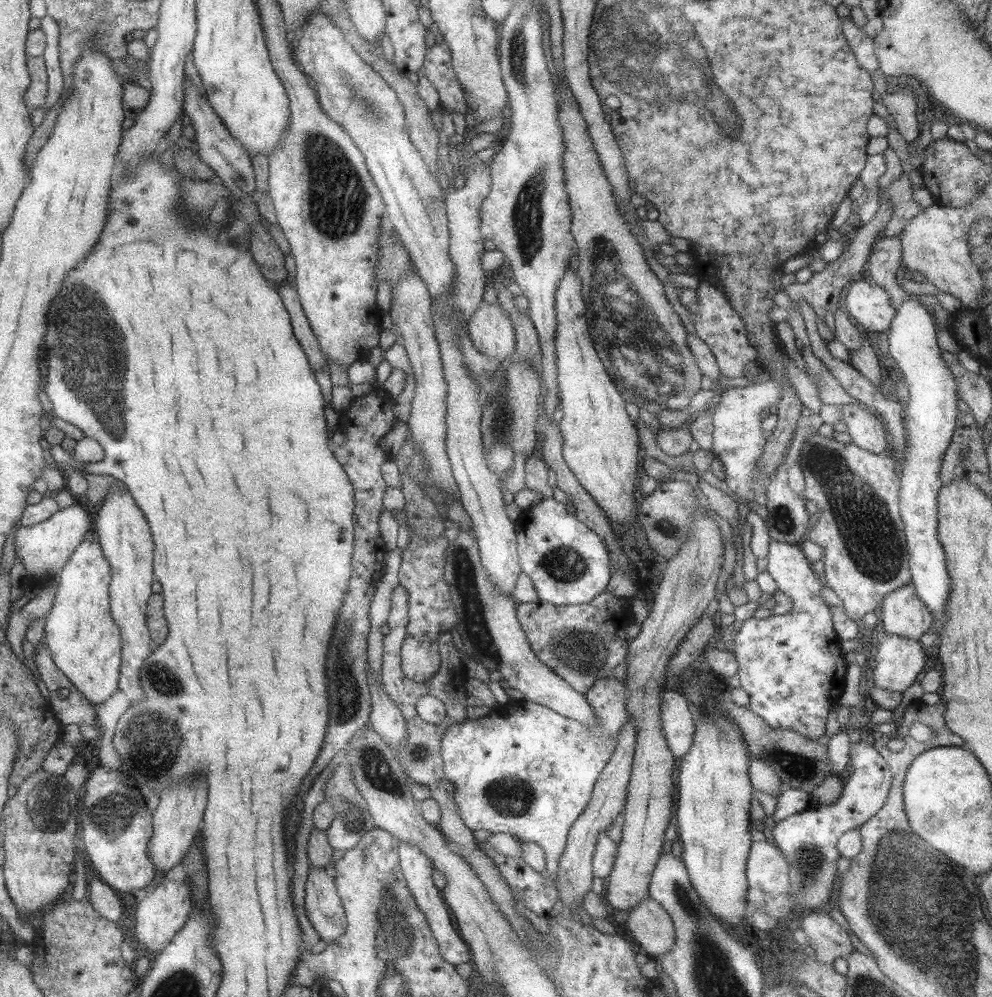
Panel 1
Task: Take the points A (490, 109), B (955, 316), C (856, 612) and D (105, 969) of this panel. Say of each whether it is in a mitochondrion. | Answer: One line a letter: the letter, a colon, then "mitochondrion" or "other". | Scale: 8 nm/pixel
A: other
B: other
C: other
D: other

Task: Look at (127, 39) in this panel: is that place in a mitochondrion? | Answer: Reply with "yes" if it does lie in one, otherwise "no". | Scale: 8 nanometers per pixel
no

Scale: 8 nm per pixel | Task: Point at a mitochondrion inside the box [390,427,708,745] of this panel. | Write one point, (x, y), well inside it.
(579, 653)

